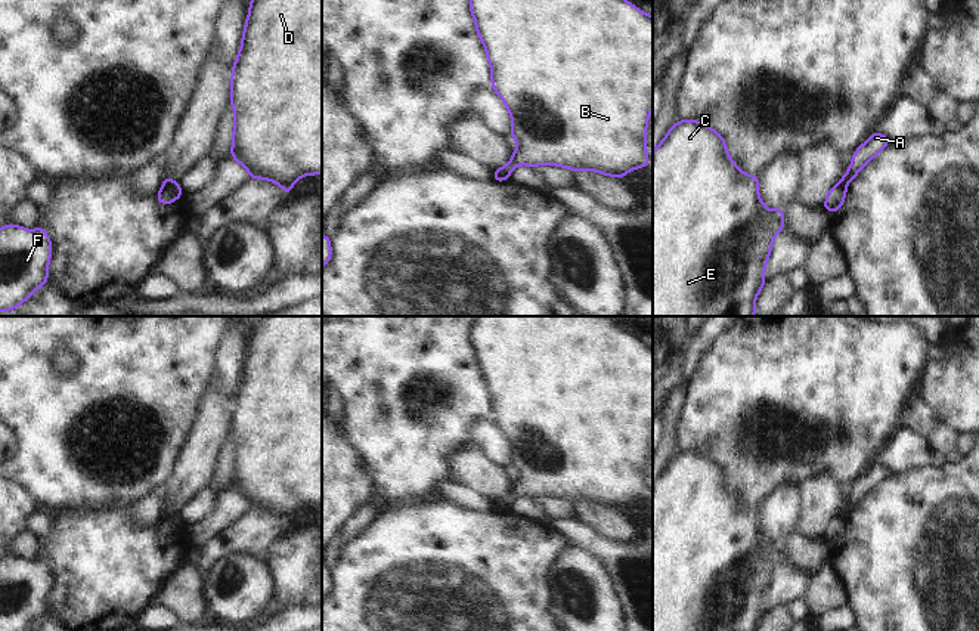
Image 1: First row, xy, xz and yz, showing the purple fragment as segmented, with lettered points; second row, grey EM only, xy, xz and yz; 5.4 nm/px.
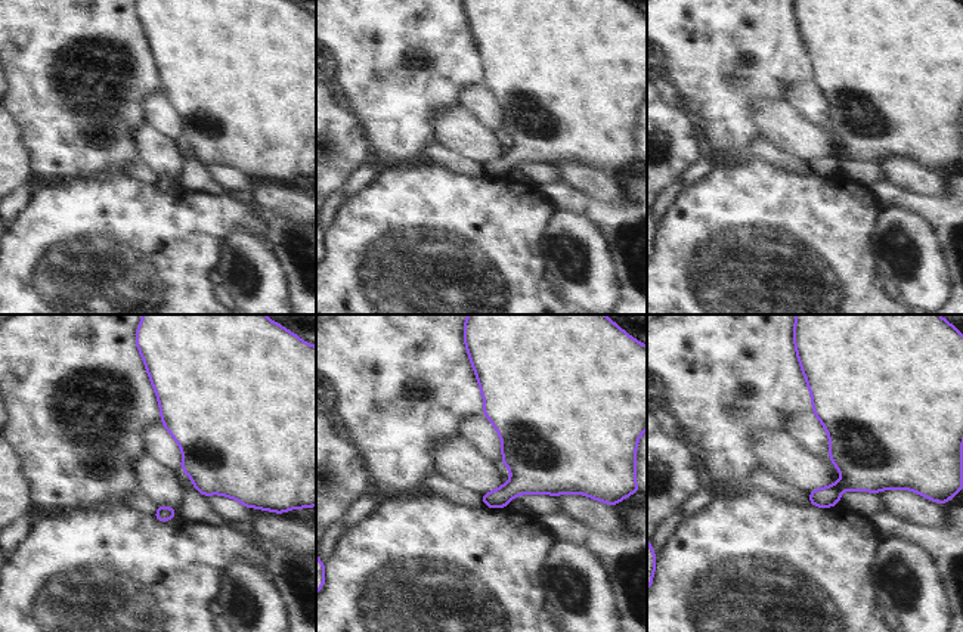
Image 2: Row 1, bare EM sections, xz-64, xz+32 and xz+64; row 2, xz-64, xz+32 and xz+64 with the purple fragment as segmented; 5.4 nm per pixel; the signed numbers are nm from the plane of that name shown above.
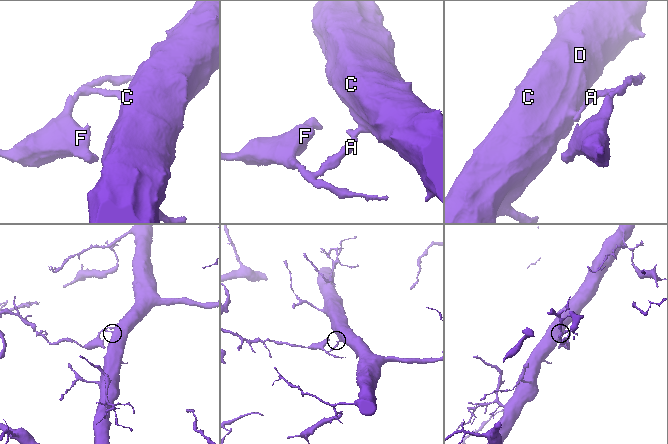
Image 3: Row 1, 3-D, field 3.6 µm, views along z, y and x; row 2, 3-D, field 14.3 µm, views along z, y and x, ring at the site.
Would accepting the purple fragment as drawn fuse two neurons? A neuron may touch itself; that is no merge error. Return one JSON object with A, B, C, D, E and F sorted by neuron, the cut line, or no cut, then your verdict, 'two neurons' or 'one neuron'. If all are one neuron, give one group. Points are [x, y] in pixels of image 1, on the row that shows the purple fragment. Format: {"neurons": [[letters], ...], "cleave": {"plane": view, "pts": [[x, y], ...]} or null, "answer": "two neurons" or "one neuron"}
{"neurons": [["A", "F"], ["B", "C", "D", "E"]], "cleave": {"plane": "yz", "pts": [[840, 182], [845, 186]]}, "answer": "two neurons"}

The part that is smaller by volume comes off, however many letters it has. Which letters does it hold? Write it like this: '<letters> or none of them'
A, F

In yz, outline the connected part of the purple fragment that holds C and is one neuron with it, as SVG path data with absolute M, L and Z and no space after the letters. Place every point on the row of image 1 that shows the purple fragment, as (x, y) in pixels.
M676 121L653 152L653 316L755 316L755 300L766 282L763 270L774 236L784 231L784 208L772 213L759 199L759 176L741 173L726 152L725 139L697 121Z

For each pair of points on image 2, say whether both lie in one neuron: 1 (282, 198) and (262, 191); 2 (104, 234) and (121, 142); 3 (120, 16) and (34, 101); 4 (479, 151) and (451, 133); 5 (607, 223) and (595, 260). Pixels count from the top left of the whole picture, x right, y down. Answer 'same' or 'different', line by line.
1: same
2: different
3: same
4: same
5: different

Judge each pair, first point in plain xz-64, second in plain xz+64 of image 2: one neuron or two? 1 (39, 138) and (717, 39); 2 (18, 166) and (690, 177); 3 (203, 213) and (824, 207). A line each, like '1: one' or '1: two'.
1: one
2: two
3: one

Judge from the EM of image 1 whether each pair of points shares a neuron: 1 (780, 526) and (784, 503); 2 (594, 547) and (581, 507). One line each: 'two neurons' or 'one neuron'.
1: one neuron
2: two neurons

